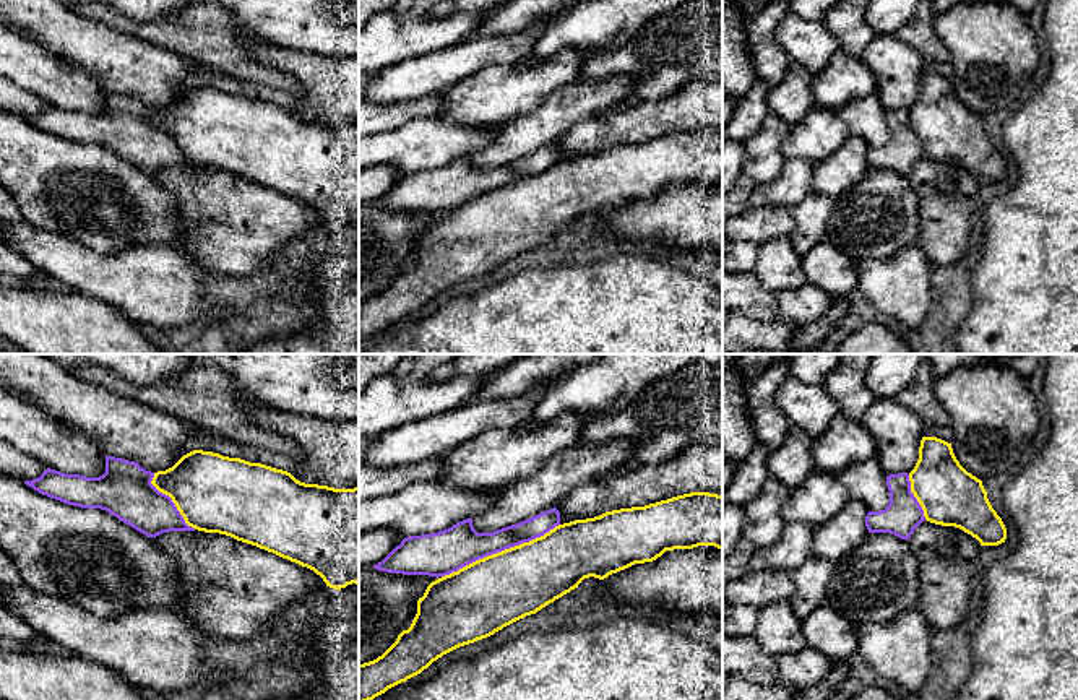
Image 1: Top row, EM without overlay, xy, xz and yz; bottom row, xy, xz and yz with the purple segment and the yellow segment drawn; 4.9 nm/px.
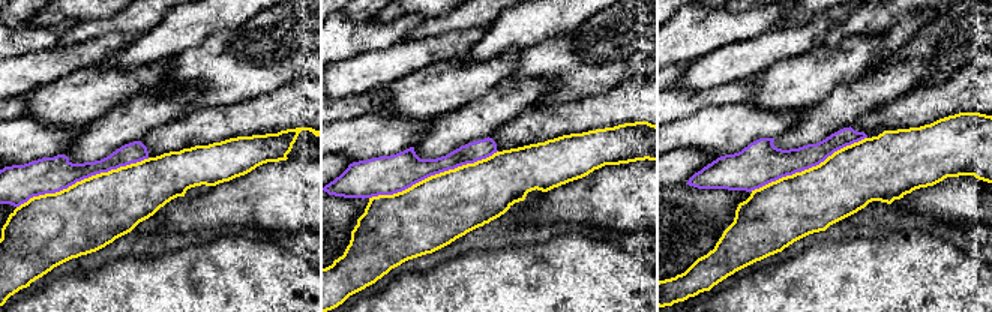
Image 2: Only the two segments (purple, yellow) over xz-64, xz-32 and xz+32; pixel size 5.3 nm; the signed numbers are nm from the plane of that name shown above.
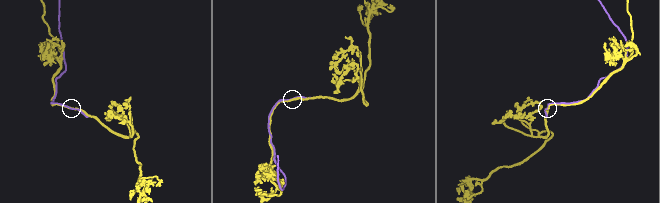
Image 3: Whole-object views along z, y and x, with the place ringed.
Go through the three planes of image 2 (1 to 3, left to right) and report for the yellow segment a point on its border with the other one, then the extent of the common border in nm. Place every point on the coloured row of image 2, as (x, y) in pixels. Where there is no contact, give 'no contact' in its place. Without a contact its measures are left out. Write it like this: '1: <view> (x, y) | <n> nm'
1: xz-64 (83, 179) | 750 nm
2: xz-32 (432, 174) | 750 nm
3: xz+32 (808, 168) | 700 nm

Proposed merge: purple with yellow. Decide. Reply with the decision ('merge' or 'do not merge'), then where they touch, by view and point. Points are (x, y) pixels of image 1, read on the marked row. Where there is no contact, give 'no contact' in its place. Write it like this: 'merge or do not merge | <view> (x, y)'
do not merge | xz (500, 551)

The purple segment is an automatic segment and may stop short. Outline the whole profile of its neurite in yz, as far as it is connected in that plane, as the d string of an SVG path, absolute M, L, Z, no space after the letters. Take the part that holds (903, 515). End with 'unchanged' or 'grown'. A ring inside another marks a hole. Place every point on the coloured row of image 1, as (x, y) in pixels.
M908 473L886 476L890 503L885 510L869 512L865 526L869 533L890 533L909 539L914 529L925 520L924 510L911 492Z; unchanged

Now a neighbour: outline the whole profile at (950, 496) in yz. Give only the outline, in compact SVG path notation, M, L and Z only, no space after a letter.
M922 437L909 481L927 521L959 528L981 546L1005 542L1007 528L992 508L982 481L959 465L951 443Z

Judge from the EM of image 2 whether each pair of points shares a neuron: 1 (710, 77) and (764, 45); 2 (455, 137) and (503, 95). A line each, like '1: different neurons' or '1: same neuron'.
1: same neuron
2: same neuron

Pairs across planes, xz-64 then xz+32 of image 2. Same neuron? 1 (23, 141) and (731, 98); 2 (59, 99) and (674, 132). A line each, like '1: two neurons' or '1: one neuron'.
1: two neurons
2: two neurons

